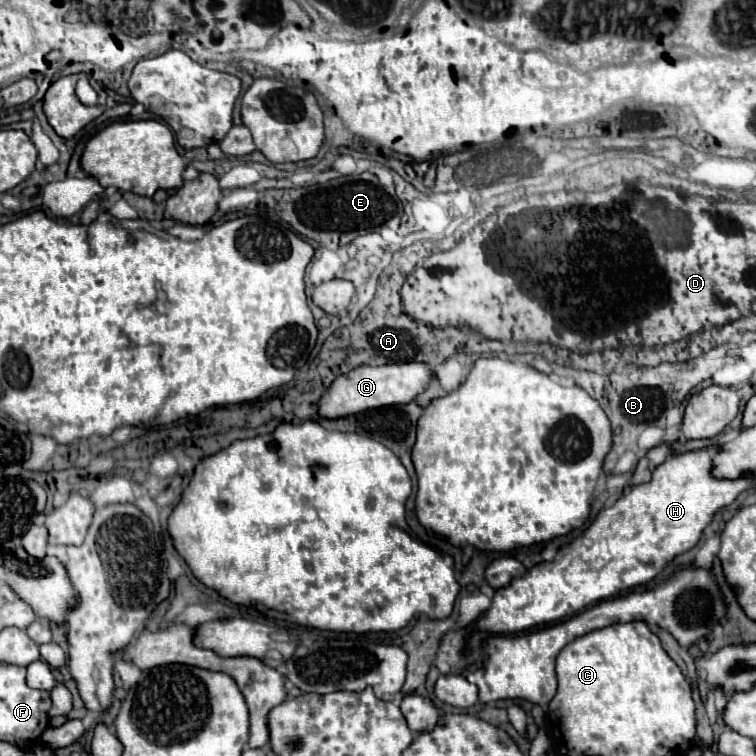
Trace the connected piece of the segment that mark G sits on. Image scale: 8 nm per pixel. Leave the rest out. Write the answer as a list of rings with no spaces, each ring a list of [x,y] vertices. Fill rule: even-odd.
[[[417,361],[391,363],[383,367],[361,365],[345,375],[339,375],[333,381],[333,385],[319,399],[319,415],[327,419],[337,419],[337,417],[355,415],[355,413],[385,407],[385,405],[399,405],[399,403],[405,405],[405,403],[411,403],[417,395],[421,395],[433,379],[435,379],[433,369],[427,363],[417,363]]]

